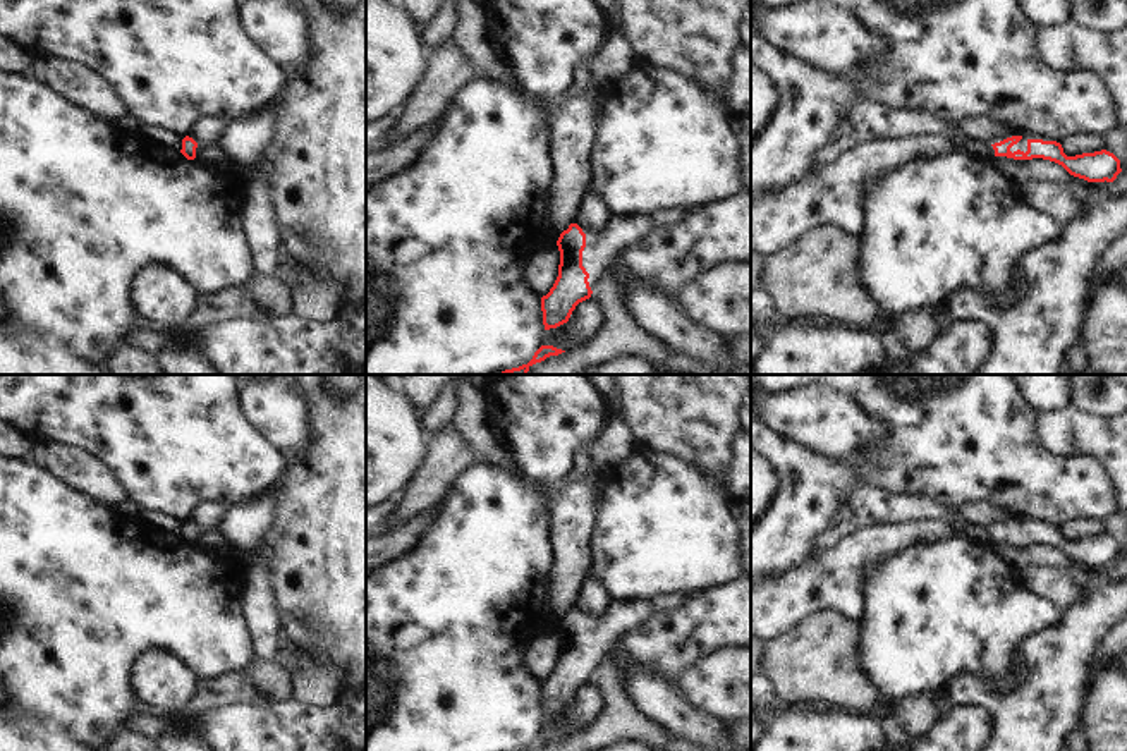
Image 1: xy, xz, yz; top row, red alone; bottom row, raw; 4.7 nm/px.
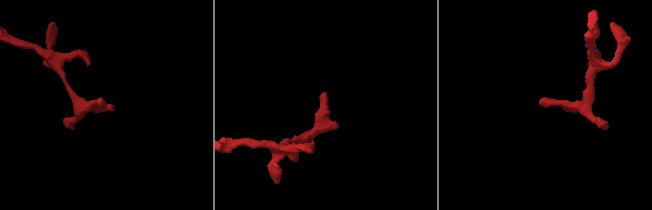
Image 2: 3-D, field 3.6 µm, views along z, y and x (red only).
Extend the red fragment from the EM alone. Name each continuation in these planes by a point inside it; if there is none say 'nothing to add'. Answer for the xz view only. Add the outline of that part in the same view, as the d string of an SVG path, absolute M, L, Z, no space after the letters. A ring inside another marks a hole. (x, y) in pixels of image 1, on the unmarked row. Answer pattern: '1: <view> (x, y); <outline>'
1: xz (619, 617); M610 601L598 619L586 624L582 651L589 660L606 653L624 632L646 622L653 614L649 601Z

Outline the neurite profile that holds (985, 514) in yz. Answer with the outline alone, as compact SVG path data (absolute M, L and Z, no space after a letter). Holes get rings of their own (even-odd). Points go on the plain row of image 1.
M976 502L957 510L967 522L983 526L986 529L1000 528L1007 522L1019 521L1005 509L995 507L988 502Z

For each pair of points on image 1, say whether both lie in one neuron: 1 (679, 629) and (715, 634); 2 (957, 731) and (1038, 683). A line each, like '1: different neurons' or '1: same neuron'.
1: same neuron
2: different neurons

